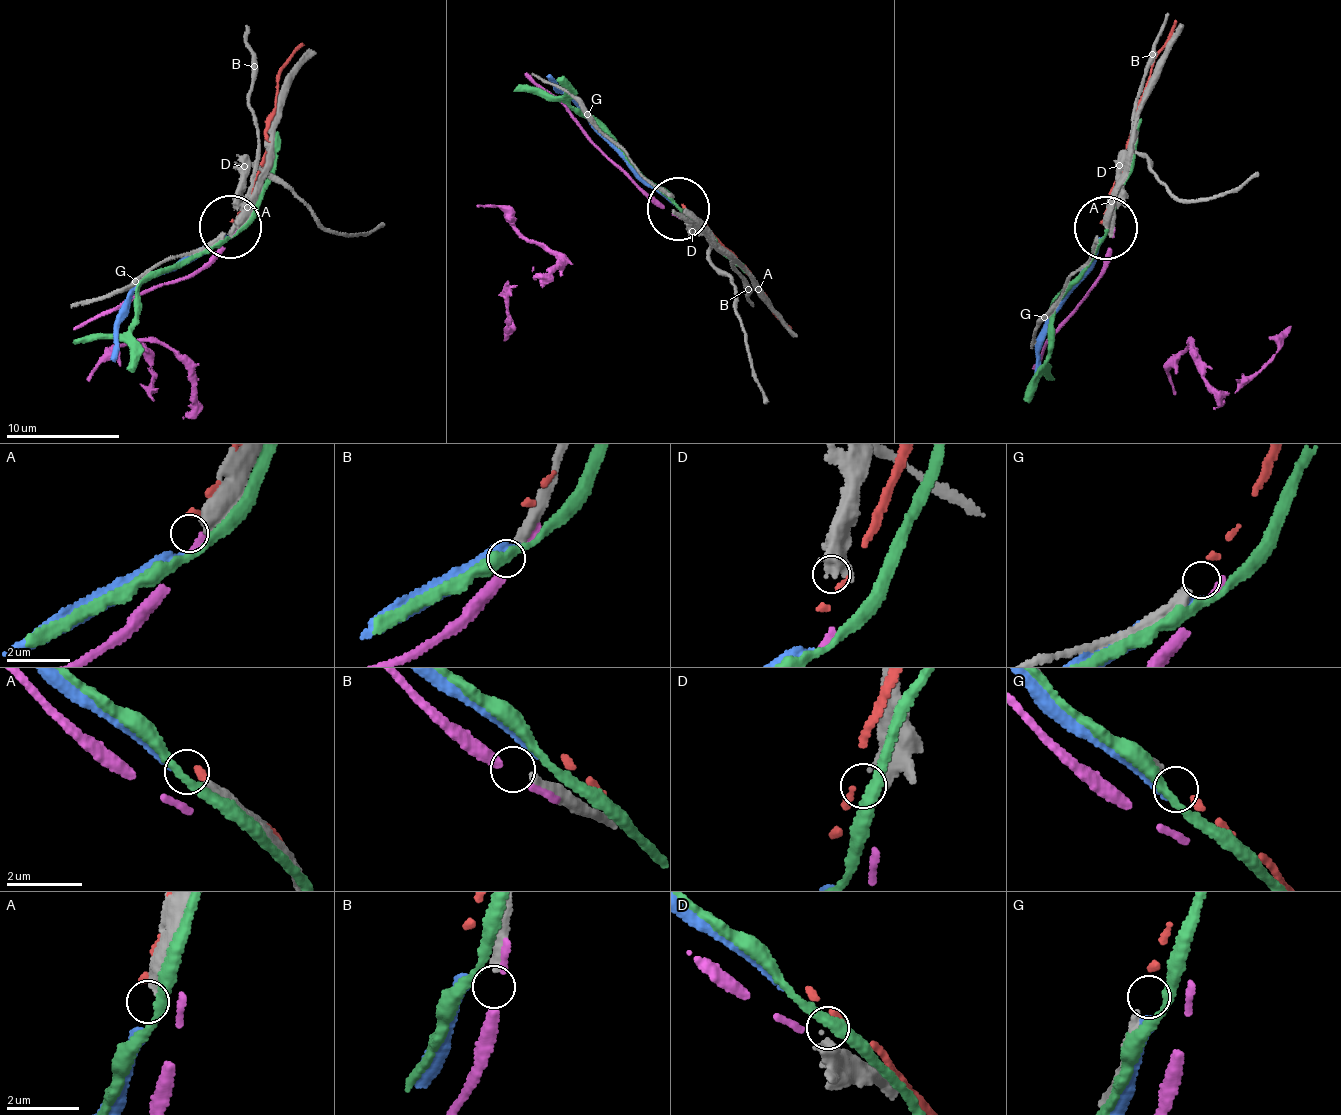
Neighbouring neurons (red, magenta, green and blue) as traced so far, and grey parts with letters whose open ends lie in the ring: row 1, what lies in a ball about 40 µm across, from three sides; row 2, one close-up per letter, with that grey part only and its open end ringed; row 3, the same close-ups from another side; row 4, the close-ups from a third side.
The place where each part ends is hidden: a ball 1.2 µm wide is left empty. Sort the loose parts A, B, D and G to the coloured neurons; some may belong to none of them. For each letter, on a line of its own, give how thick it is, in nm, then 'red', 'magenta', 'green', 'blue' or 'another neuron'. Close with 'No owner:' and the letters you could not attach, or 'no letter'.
A: 440 nm thick; blue
B: 300 nm thick; another neuron
D: 360 nm thick; another neuron
G: 260 nm thick; red
No owner: B, D

